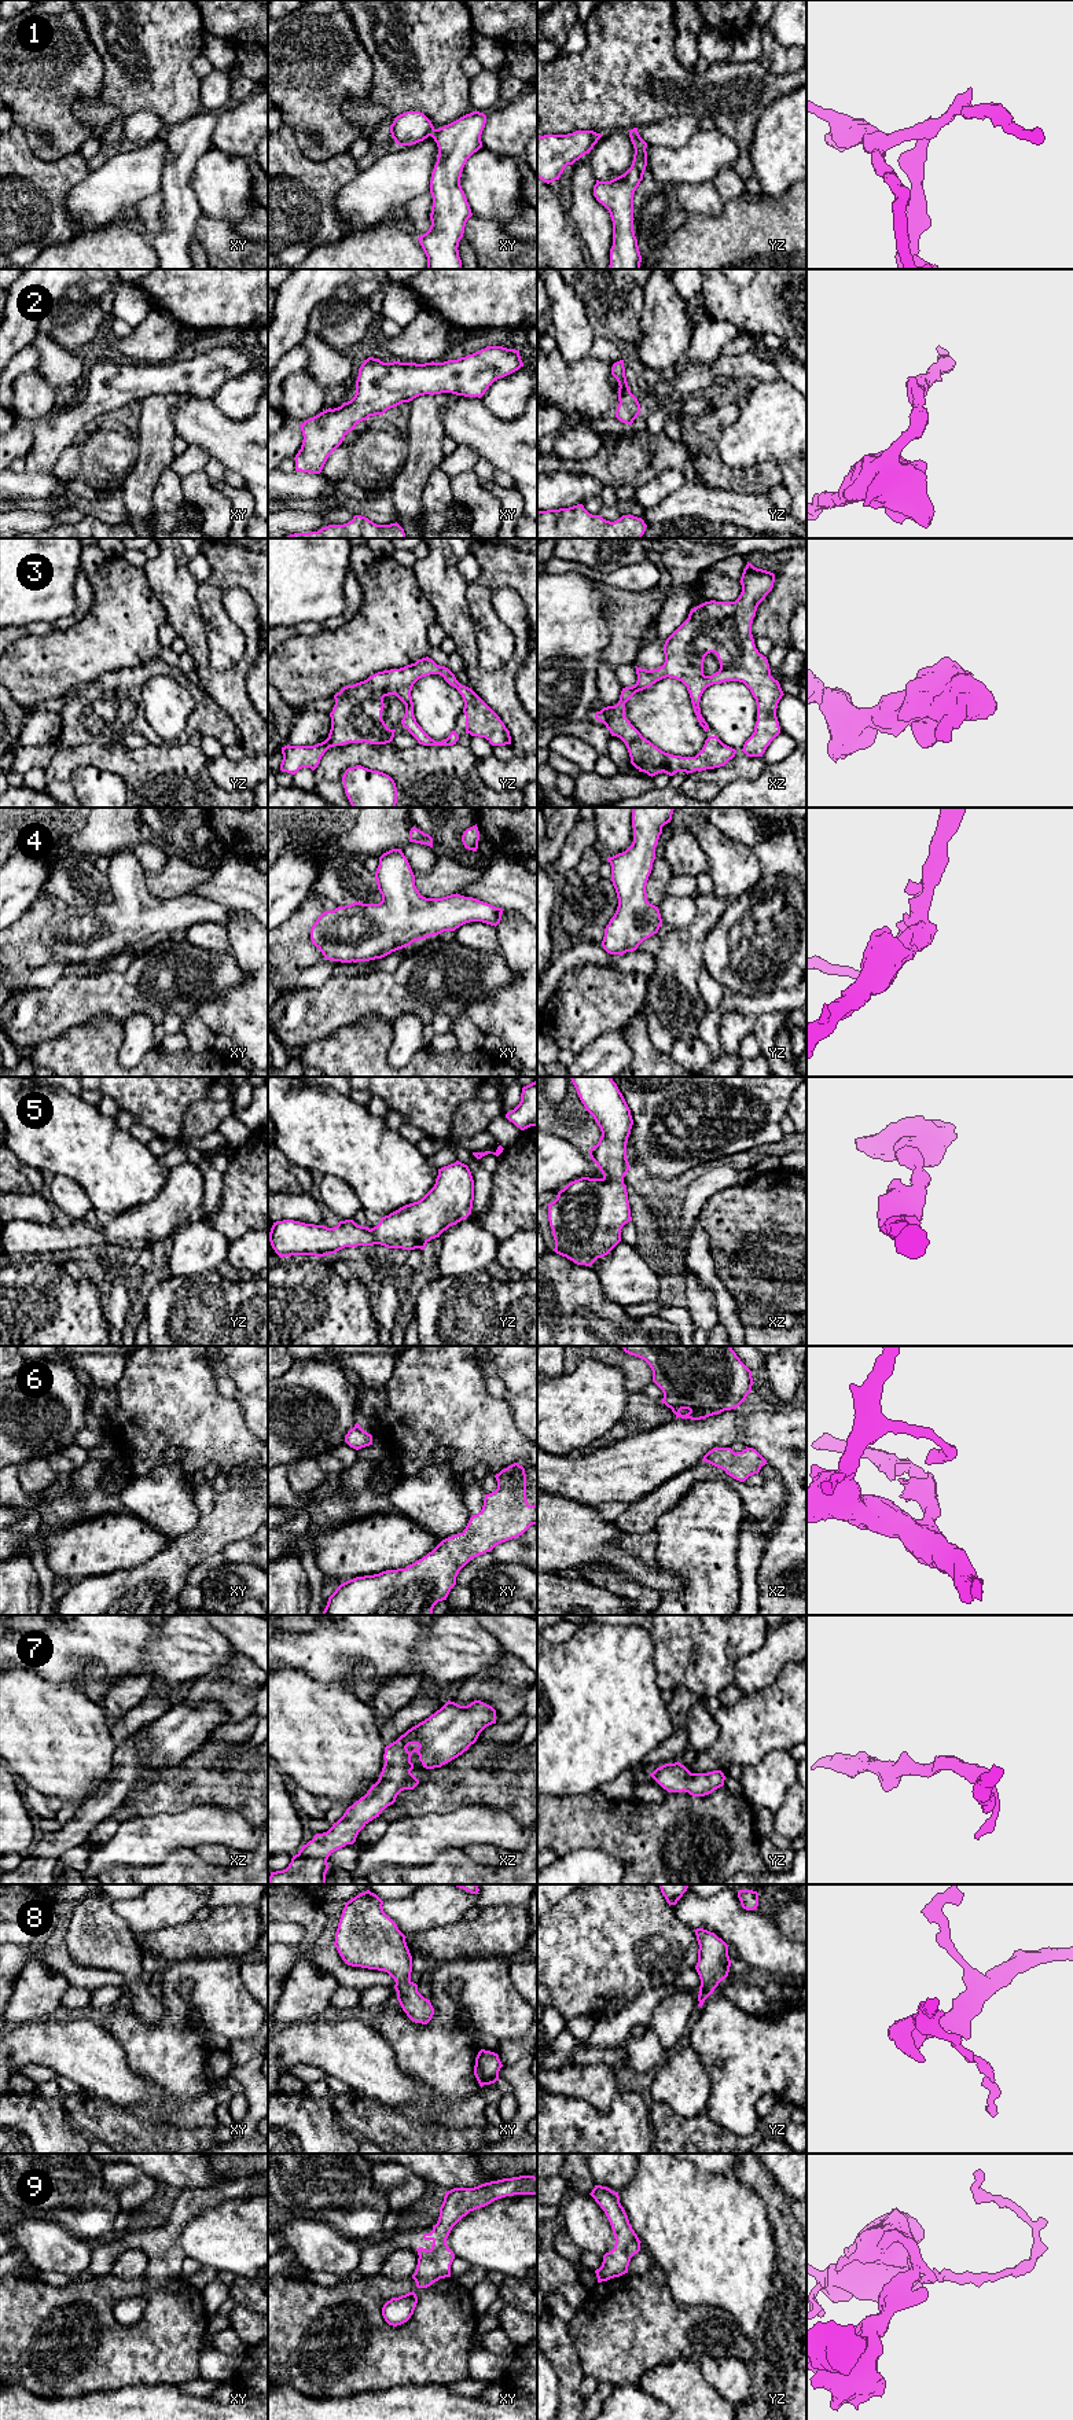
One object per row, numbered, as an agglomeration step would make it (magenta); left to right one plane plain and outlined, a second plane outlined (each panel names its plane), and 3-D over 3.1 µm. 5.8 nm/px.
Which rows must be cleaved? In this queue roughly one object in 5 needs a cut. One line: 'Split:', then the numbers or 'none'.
Split: 1

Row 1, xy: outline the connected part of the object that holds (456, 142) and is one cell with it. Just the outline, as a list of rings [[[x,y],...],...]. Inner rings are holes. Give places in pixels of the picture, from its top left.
[[[473,111],[431,135],[438,147],[430,180],[431,225],[418,238],[427,257],[427,269],[462,269],[458,247],[473,213],[460,177],[467,159],[482,147],[485,124],[486,115]]]

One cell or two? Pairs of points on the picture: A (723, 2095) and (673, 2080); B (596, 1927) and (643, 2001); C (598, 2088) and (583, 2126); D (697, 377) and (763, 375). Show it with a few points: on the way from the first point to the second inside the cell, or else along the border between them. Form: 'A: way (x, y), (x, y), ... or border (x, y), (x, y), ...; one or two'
A: border (701, 2059), (709, 2078), (709, 2099), (705, 2111); two
B: border (642, 1992), (613, 2015); two
C: border (620, 2091), (605, 2113), (561, 2095); two
D: way (713, 370), (719, 367), (746, 367); one

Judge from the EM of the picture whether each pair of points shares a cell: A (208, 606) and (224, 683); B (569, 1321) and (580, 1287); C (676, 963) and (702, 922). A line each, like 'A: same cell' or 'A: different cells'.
A: different cells
B: same cell
C: same cell

